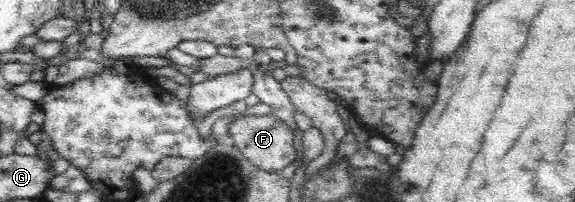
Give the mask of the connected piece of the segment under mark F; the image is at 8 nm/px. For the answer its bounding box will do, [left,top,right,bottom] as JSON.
[228,115,297,173]

